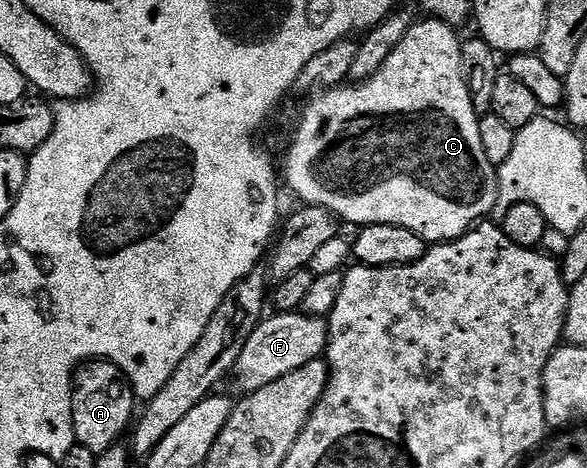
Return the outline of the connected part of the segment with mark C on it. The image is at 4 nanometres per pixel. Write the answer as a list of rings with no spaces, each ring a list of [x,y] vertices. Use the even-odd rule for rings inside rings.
[[[429,17],[428,22],[417,21],[406,32],[406,36],[402,40],[402,44],[398,44],[398,48],[394,48],[394,52],[390,52],[390,56],[386,60],[386,64],[382,64],[382,68],[374,75],[366,79],[366,81],[359,84],[341,84],[334,90],[325,90],[317,93],[315,96],[309,97],[308,102],[304,106],[304,111],[300,114],[300,123],[296,126],[296,131],[292,134],[292,143],[288,146],[288,151],[284,154],[284,170],[282,166],[282,178],[288,181],[288,186],[297,194],[301,199],[301,203],[309,206],[321,206],[330,211],[331,214],[335,214],[337,219],[341,223],[347,224],[347,222],[353,222],[356,228],[363,228],[366,226],[373,226],[374,224],[394,224],[395,226],[401,226],[402,228],[410,228],[410,232],[414,232],[418,236],[422,236],[425,243],[428,244],[443,244],[445,242],[453,242],[455,238],[461,238],[467,230],[473,229],[481,220],[487,219],[491,215],[494,204],[496,203],[496,192],[498,189],[498,170],[490,164],[490,160],[486,160],[486,151],[482,149],[482,132],[480,131],[480,118],[474,112],[474,104],[472,103],[472,97],[468,91],[468,82],[464,79],[464,67],[460,64],[460,48],[462,45],[462,38],[459,38],[457,31],[453,27],[449,26],[446,22],[441,22],[440,19]]]

